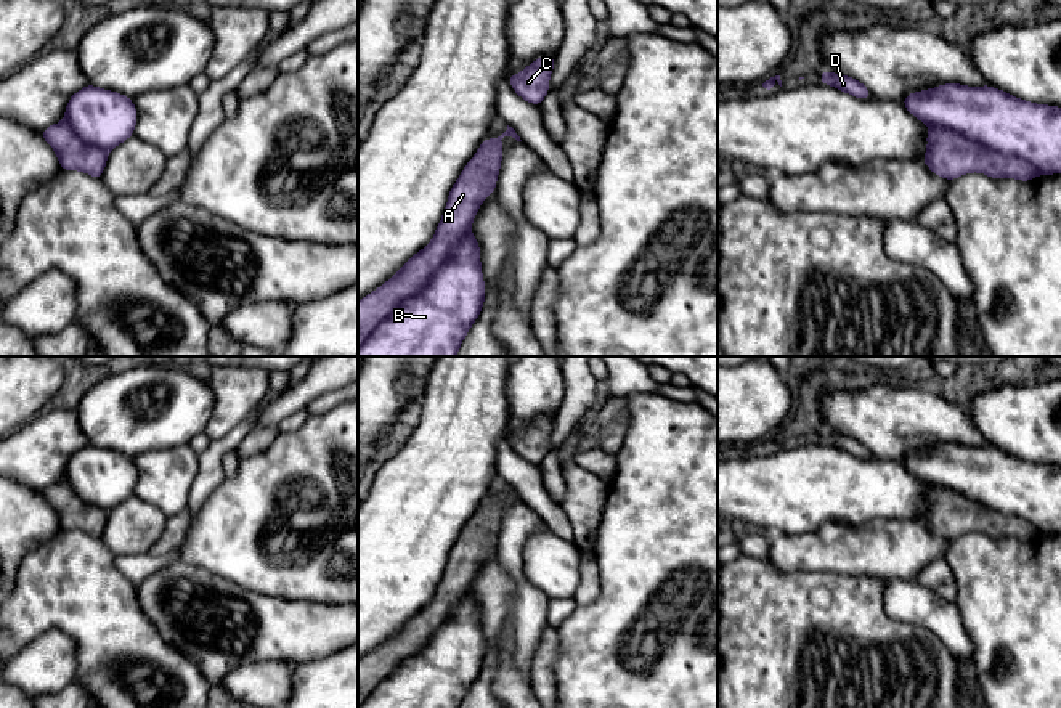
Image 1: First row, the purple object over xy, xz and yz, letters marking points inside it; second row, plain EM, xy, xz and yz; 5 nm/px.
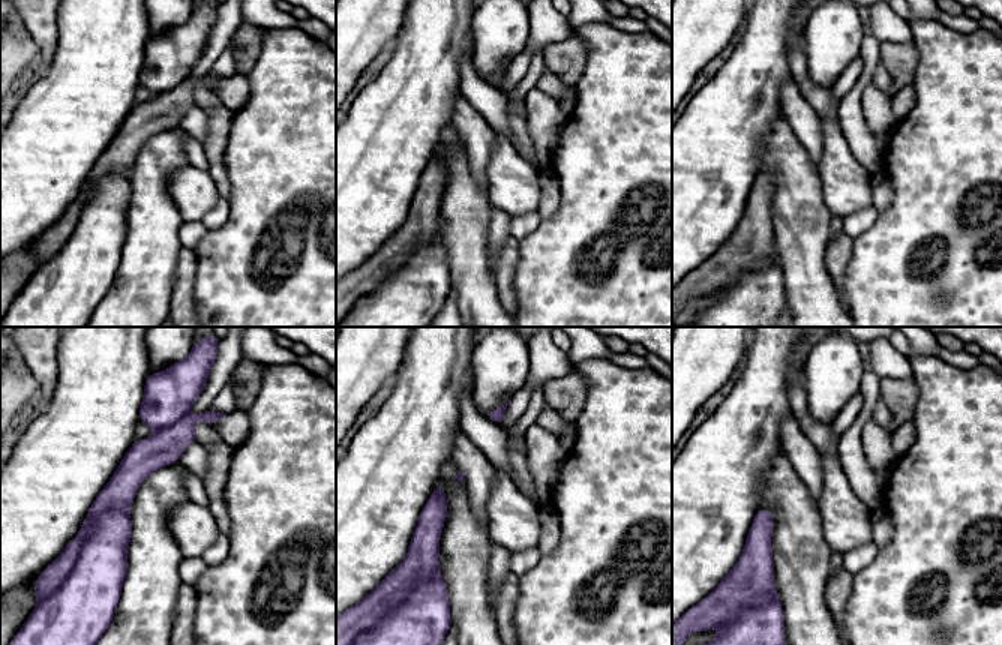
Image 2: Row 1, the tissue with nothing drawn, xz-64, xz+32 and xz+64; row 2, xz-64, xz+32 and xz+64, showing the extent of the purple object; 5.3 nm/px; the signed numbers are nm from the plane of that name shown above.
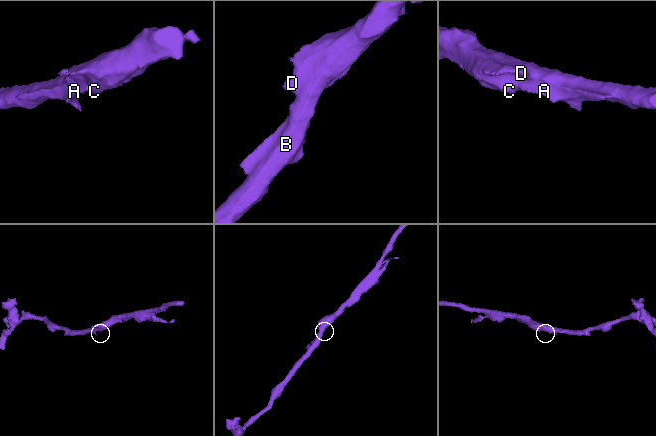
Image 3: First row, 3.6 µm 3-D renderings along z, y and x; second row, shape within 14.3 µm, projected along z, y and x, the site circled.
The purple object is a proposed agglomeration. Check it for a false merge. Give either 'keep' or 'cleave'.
cleave

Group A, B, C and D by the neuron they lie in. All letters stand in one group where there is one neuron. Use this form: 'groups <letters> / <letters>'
groups A / B C D

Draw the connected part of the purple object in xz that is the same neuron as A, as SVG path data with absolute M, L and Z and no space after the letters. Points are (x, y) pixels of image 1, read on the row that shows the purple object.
M509 125L501 136L485 138L453 185L432 241L358 302L358 348L382 321L430 283L437 268L449 258L451 249L469 233L482 202L496 191L504 136L522 141Z

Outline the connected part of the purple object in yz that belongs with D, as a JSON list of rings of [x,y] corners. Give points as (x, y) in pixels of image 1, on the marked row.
[[[828,69],[825,72],[822,71],[819,77],[822,83],[828,87],[836,87],[841,92],[849,93],[859,100],[872,98],[870,90],[854,77],[839,75]]]

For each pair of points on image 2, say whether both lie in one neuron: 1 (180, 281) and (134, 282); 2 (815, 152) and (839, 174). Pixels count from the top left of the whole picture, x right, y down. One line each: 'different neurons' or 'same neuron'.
1: different neurons
2: different neurons

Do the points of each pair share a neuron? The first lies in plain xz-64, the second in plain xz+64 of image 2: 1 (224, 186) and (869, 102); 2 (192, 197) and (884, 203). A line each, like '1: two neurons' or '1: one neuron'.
1: one neuron
2: two neurons

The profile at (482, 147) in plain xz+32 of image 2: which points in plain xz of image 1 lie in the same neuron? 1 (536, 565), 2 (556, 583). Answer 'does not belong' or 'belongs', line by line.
1: does not belong
2: does not belong

